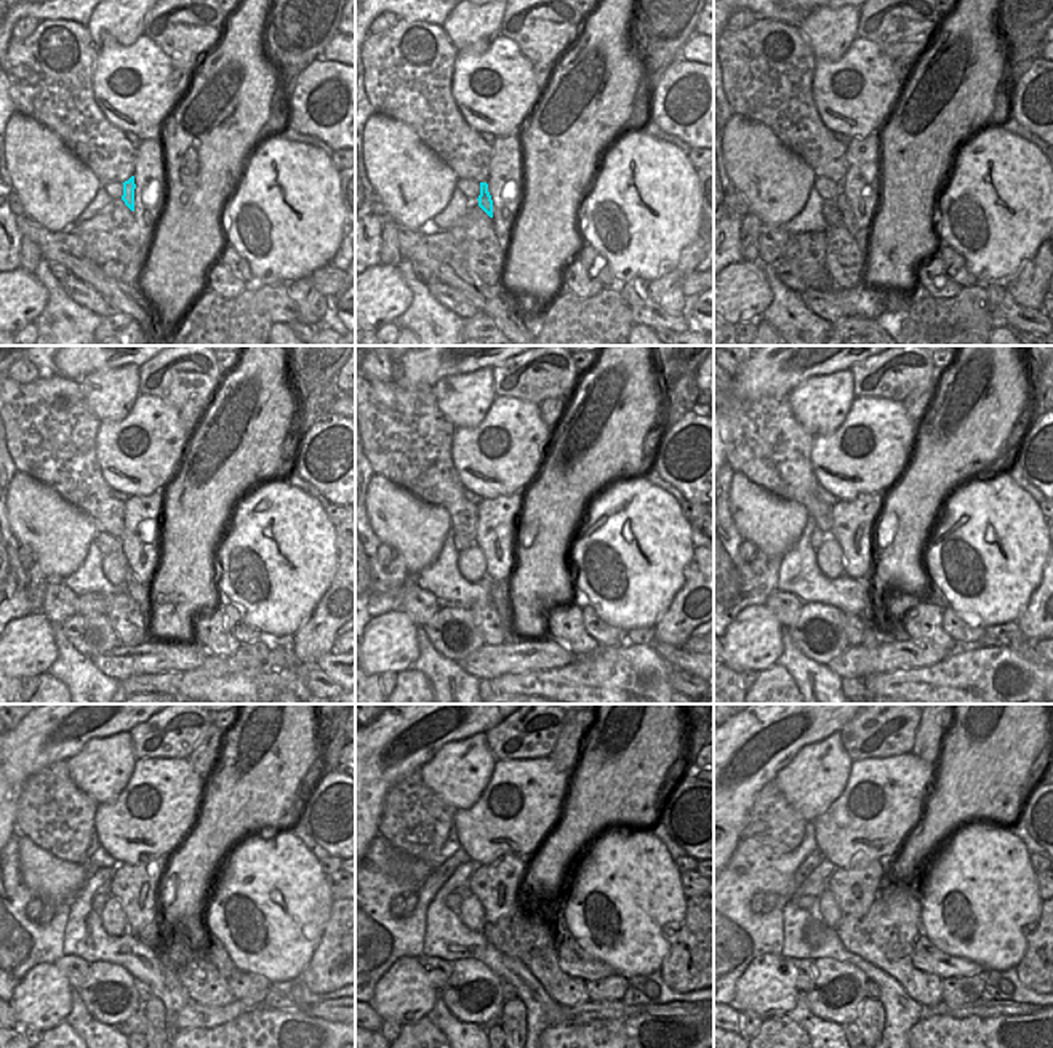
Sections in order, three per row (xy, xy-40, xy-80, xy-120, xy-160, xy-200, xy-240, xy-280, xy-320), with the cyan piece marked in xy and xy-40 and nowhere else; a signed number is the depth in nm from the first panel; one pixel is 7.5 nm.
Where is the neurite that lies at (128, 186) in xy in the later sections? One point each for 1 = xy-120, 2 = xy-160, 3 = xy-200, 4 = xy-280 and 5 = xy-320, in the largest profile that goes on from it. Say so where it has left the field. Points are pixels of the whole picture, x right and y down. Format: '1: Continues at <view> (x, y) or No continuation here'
1: Continues at xy-120 (135, 588)
2: Continues at xy-160 (500, 592)
3: Continues at xy-200 (869, 640)
4: Continues at xy-280 (512, 1020)
5: Continues at xy-320 (871, 1018).

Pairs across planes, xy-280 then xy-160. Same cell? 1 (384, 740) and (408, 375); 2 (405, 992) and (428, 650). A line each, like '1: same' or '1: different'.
1: same
2: different

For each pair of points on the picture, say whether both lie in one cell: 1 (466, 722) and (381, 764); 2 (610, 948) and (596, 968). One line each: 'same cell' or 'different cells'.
1: same cell
2: different cells

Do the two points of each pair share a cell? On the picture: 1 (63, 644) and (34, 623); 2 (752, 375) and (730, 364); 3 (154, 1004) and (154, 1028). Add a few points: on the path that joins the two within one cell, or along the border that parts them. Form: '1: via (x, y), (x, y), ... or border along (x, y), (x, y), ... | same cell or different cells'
1: border along (53, 624), (56, 660), (47, 671) | different cells
2: border along (744, 362), (732, 378) | different cells
3: via (154, 1010), (154, 1021) | same cell

